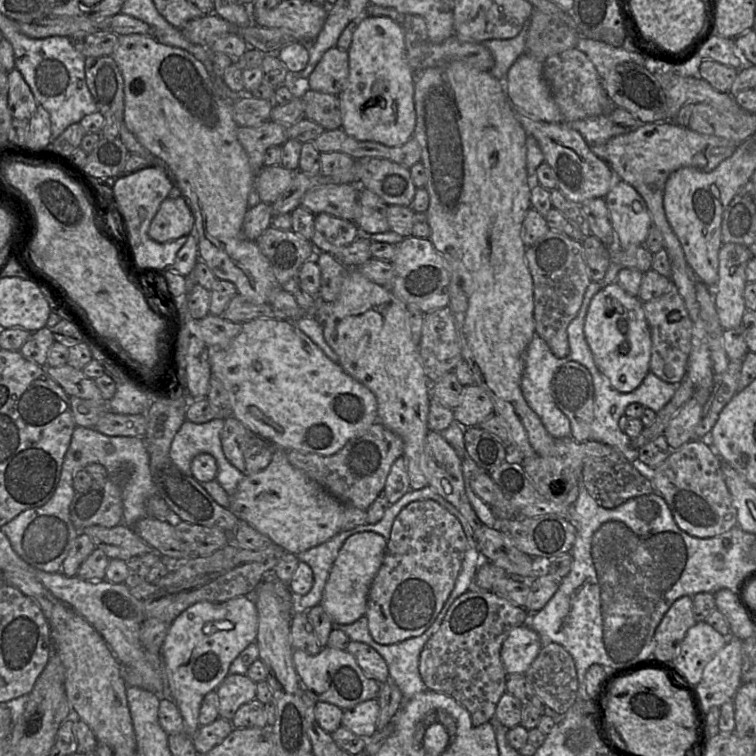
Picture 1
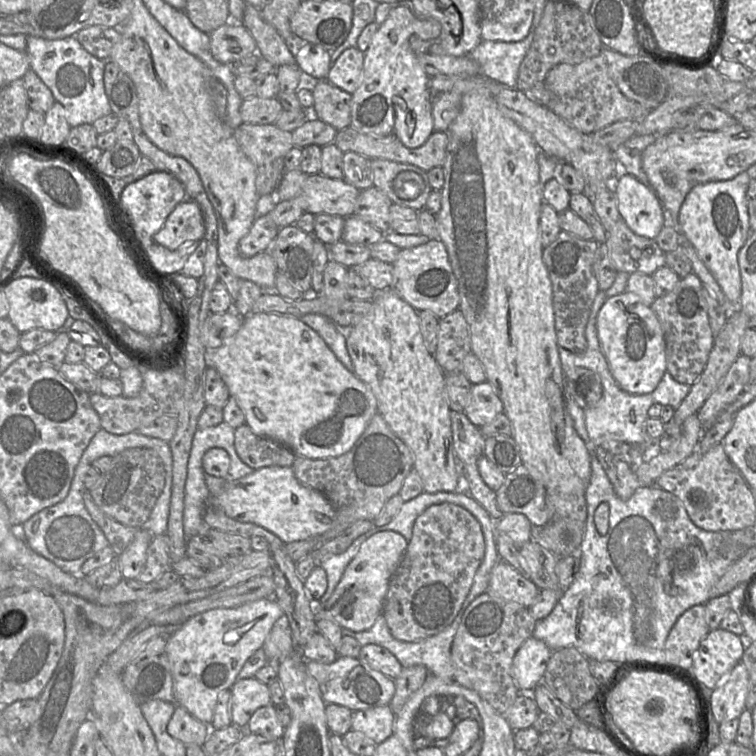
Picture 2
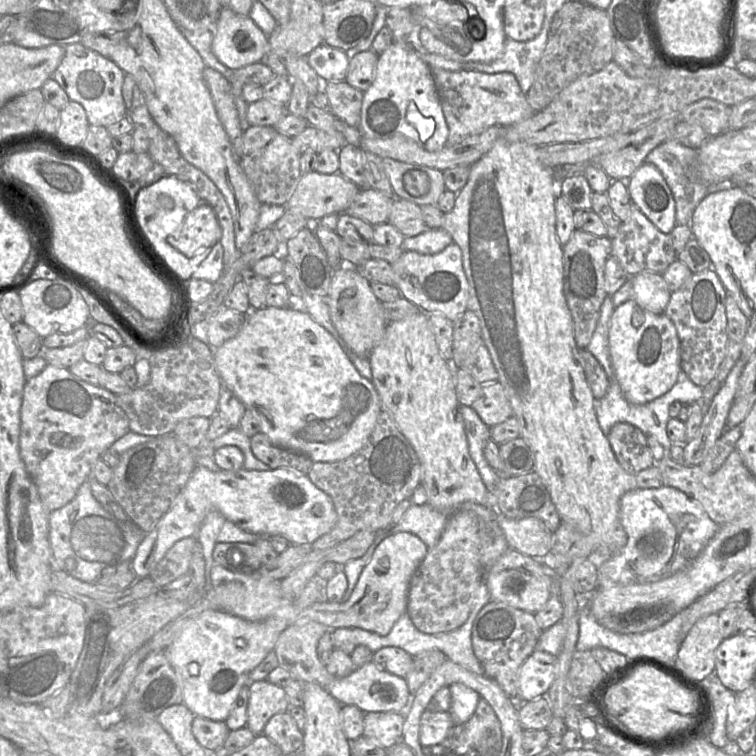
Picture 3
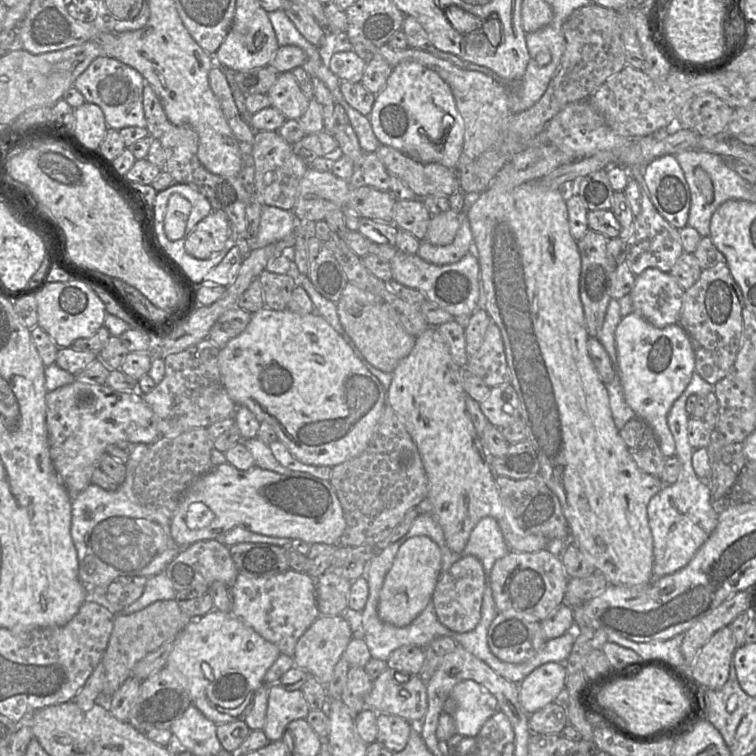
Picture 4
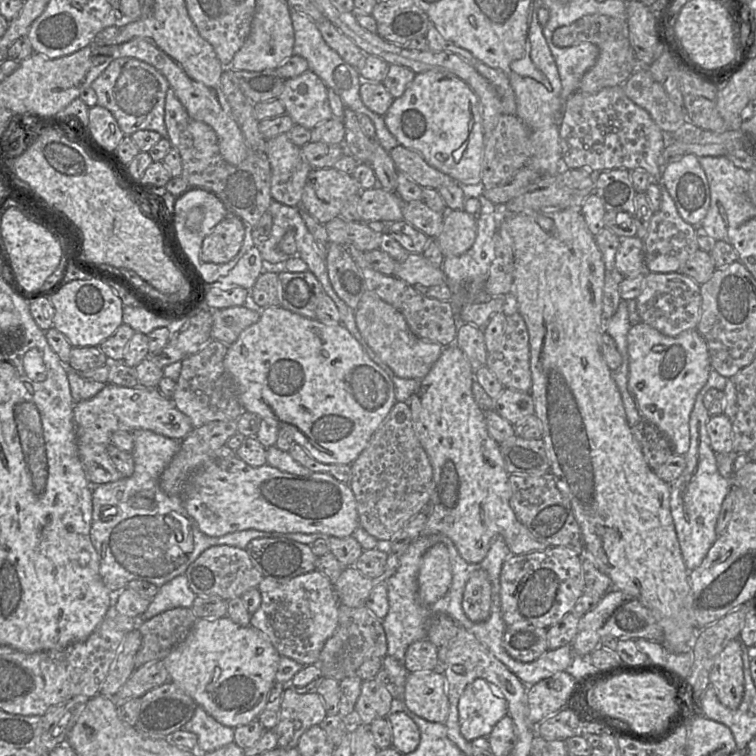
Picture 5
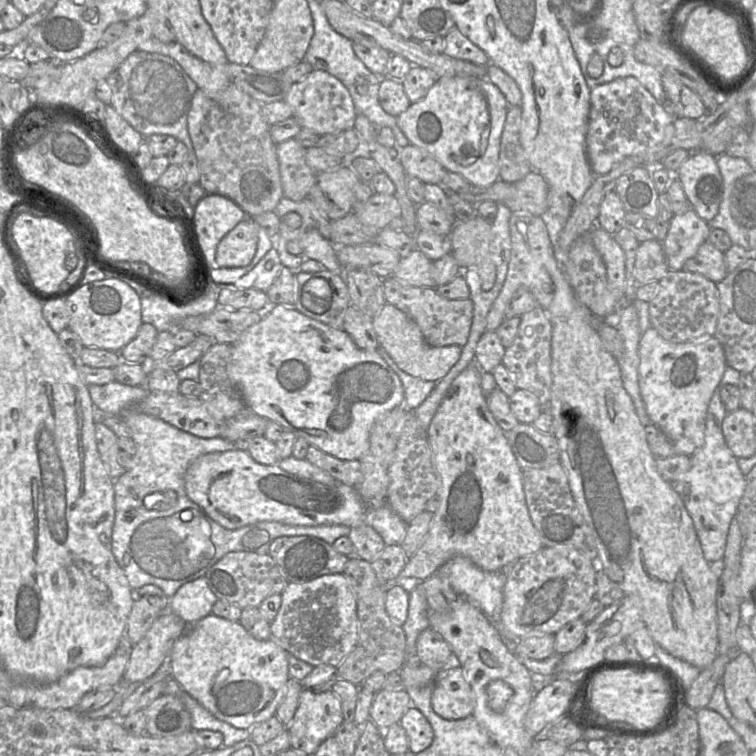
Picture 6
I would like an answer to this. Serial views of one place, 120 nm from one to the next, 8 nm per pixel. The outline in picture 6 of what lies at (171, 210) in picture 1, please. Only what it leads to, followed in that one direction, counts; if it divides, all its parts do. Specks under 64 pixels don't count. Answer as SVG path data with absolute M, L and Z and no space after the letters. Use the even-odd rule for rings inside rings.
M252 218L239 222L218 243L215 262L222 268L250 265L258 246L260 226Z

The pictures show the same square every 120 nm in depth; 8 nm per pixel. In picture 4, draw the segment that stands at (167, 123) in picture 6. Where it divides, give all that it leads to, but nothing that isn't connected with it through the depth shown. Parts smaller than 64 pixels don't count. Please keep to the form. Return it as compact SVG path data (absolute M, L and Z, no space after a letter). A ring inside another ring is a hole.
M105 56L95 58L88 68L75 80L76 88L86 102L98 105L103 111L108 128L121 130L125 127L146 128L143 110L144 77L134 68Z

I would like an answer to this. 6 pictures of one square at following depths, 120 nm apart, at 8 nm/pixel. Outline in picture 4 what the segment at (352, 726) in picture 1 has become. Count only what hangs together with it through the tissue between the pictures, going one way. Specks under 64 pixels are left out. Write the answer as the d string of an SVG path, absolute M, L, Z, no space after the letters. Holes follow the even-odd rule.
M377 715L377 741L389 751L395 753L402 751L410 738L411 726L405 719L391 715Z

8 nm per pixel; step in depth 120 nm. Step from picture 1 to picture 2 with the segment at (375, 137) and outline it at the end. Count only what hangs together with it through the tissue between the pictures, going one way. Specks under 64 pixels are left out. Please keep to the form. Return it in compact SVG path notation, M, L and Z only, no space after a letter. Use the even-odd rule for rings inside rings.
M406 6L390 11L364 52L362 83L352 93L351 128L372 136L394 135L408 148L418 148L427 141L435 131L430 77L413 53L410 37L417 35L429 40L440 34L441 24L435 19L419 20Z

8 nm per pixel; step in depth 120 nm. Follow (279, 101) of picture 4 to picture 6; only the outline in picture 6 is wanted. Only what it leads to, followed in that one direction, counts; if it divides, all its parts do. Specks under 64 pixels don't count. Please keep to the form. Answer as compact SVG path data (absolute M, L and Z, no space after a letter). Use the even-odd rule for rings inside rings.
M313 69L304 79L291 84L283 101L293 109L301 128L318 136L354 129L358 113L353 99L343 83L326 71Z

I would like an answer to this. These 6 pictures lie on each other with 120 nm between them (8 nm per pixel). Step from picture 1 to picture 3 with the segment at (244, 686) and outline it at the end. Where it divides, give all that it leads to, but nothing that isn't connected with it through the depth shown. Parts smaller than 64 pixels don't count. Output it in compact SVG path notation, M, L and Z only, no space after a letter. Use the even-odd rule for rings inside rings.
M266 680L250 682L247 686L247 727L256 735L263 734L268 720L278 713L286 712L289 706L283 688Z

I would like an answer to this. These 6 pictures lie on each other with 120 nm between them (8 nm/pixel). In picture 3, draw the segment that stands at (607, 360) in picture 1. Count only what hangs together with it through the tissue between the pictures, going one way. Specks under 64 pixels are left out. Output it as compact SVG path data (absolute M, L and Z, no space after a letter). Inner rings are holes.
M628 300L612 313L608 341L615 379L630 403L648 403L667 393L677 382L682 371L680 341L675 325L664 314L643 310L634 300Z

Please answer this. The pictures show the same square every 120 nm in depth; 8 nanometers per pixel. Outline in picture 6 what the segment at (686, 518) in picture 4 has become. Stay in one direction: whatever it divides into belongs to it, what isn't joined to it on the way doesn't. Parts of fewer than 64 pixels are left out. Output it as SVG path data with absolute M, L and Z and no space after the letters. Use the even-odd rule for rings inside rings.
M717 388L707 409L703 446L690 456L689 469L680 478L669 482L693 520L704 558L709 563L723 561L730 525L736 518L746 488L745 476L723 436L722 422L726 415L727 411Z

